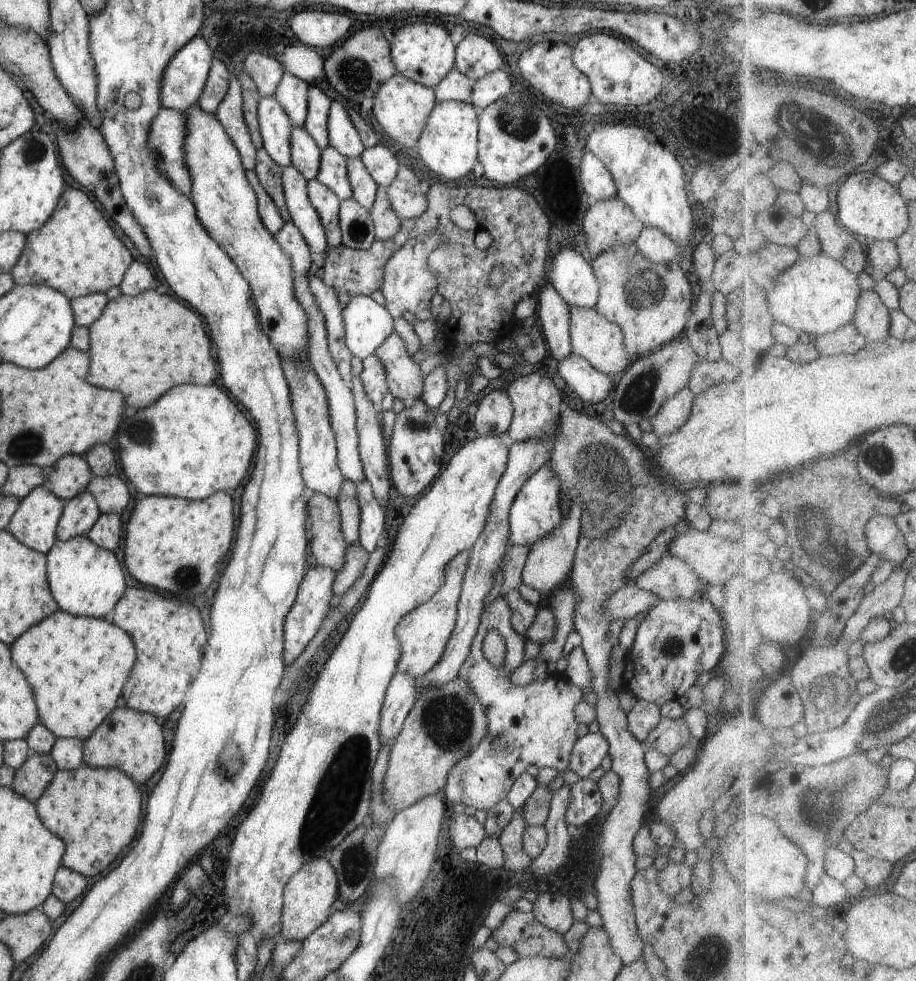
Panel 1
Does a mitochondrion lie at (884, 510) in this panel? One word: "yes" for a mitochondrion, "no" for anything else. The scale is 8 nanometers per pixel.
no

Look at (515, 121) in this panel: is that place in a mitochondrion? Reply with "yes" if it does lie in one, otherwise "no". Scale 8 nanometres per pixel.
yes

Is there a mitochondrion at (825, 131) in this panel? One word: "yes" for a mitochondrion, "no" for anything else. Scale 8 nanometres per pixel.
yes

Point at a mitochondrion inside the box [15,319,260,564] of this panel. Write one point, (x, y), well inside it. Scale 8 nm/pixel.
(139, 430)

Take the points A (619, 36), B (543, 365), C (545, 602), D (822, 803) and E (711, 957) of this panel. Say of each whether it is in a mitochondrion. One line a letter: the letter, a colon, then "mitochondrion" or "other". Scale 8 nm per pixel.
A: other
B: other
C: other
D: mitochondrion
E: mitochondrion

